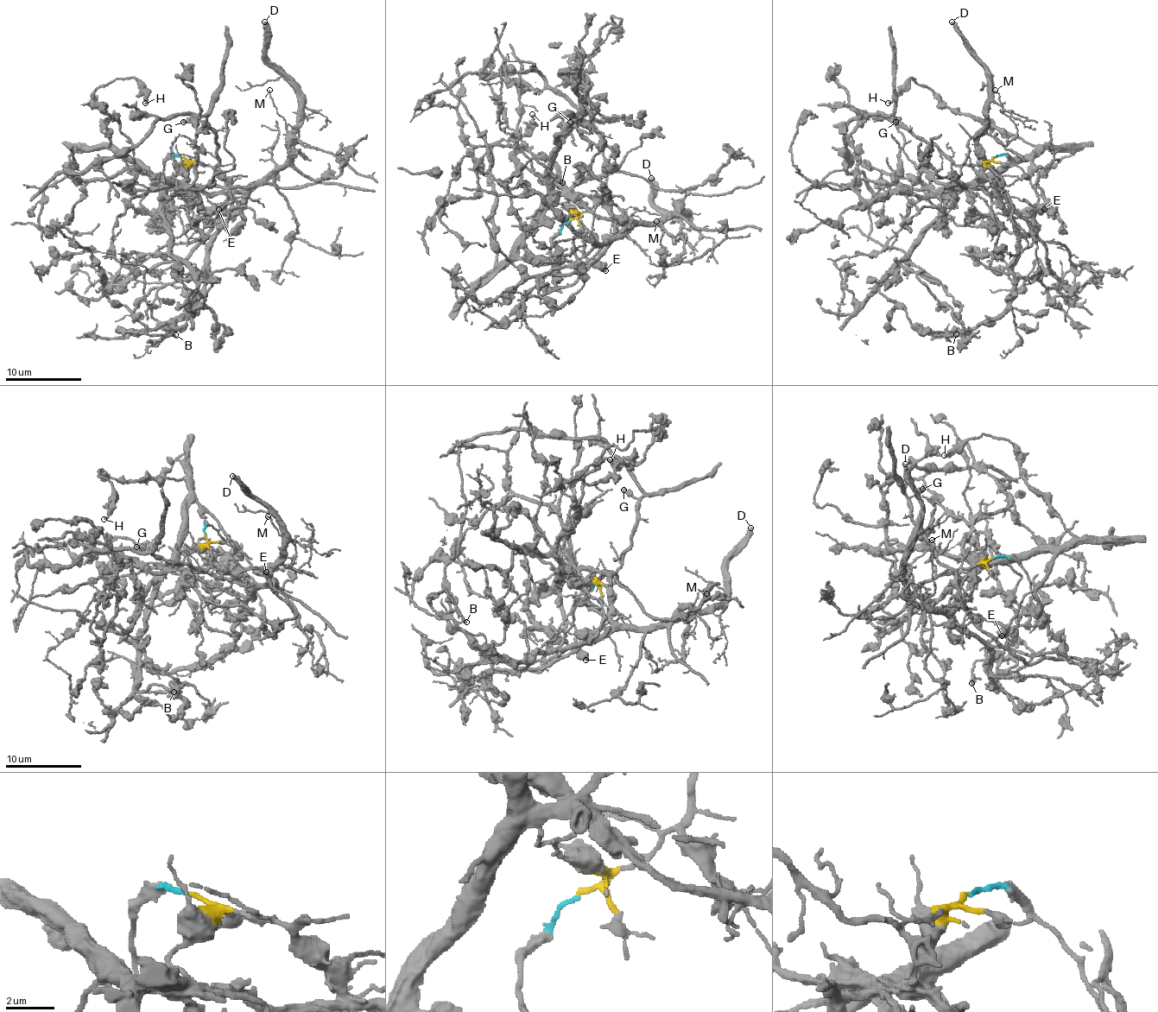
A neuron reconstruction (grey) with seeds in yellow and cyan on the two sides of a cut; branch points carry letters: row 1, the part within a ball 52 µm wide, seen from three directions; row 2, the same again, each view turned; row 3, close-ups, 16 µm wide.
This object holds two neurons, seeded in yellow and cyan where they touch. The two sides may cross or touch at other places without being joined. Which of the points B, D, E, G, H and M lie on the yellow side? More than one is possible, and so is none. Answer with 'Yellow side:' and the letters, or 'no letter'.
Yellow side: B, D, G, M

